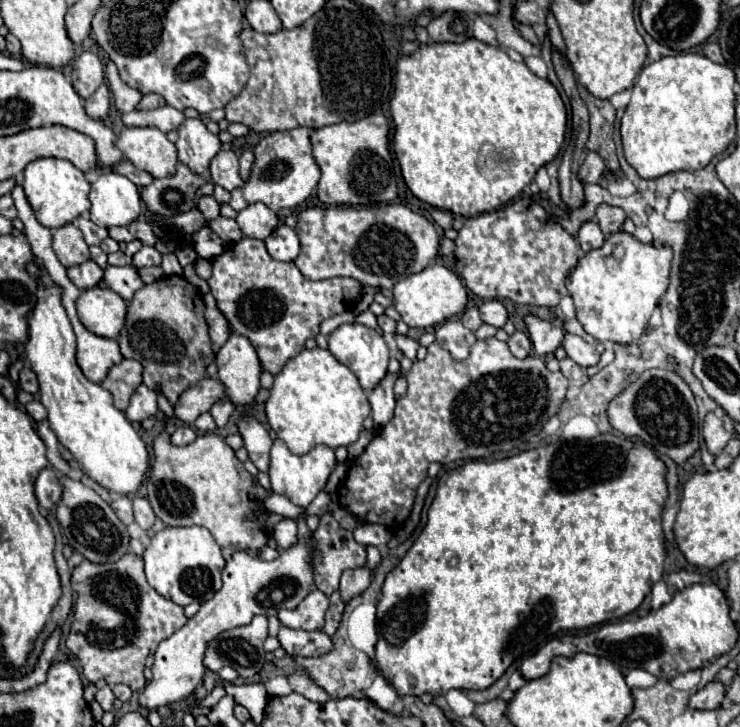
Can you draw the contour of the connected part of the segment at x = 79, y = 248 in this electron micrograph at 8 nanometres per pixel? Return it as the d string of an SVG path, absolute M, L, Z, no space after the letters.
M74 224L56 228L52 236L52 246L62 266L68 266L68 268L82 264L84 260L90 258L88 244L84 244L84 238L80 236L80 230Z

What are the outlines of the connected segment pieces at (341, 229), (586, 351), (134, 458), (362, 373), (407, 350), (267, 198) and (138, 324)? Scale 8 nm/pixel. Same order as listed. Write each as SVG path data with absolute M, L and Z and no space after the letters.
M380 204L372 208L308 208L298 214L296 234L300 238L300 256L294 264L308 280L326 280L334 276L350 276L360 280L364 286L380 290L392 290L392 286L416 272L422 272L438 254L438 234L424 216L412 212L402 204Z
M564 332L562 348L566 350L568 358L578 362L580 366L594 366L598 362L598 358L600 358L600 354L596 352L596 348L592 344L584 342L580 336L576 336L572 332Z
M30 260L26 272L38 282L36 304L26 316L30 328L26 356L38 376L40 402L48 410L48 422L60 444L72 452L92 480L110 492L134 494L148 472L146 444L126 416L114 408L112 394L100 384L88 380L76 364L76 336L62 306L62 288L54 282L44 282L46 268L38 260Z
M356 322L354 324L342 324L340 328L336 328L328 336L328 350L334 354L334 358L338 362L348 366L358 376L360 386L364 390L376 388L376 384L380 384L380 380L388 372L388 346L386 346L382 334L378 334L376 330L372 330L368 326L362 326Z
M396 336L396 344L404 352L404 356L408 356L412 362L416 360L416 352L418 352L418 346L420 346L416 340L412 340L408 336Z
M294 128L284 132L270 132L264 136L256 148L254 148L254 166L250 172L250 178L244 182L244 186L232 190L230 206L238 212L254 202L262 202L274 212L280 212L284 208L296 208L300 206L316 188L320 180L318 164L312 158L312 146L310 146L310 128Z
M168 276L146 284L128 304L118 346L124 358L132 358L144 366L144 384L150 388L162 384L168 402L174 404L188 386L206 376L208 364L214 362L202 294L182 276Z

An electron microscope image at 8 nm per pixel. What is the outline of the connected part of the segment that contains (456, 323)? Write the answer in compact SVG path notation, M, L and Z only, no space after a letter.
M448 320L436 328L436 342L446 352L450 352L456 362L464 362L476 342L476 336L468 332L468 328L460 324L460 320Z

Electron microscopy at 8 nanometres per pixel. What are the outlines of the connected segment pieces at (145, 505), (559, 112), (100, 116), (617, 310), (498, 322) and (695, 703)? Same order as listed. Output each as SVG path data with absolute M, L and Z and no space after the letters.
M132 496L132 502L134 502L134 520L140 524L140 528L148 530L154 524L154 518L156 518L150 502L142 496Z
M468 38L460 44L420 44L420 48L414 54L402 56L398 60L398 70L396 70L396 86L394 86L394 94L390 100L390 112L392 112L392 120L394 120L394 154L398 158L402 176L406 186L410 188L410 192L420 198L426 204L432 204L436 208L442 210L450 210L452 214L464 214L464 216L476 216L476 214L484 214L484 212L492 212L496 208L500 208L502 204L510 202L512 198L516 198L532 180L534 174L538 172L538 168L542 168L544 164L548 164L550 160L556 158L556 154L560 152L560 146L564 142L564 134L566 134L566 106L558 94L558 90L544 78L538 78L534 72L528 70L528 66L522 60L512 60L506 50L502 50L500 46L488 46L476 38Z
M102 84L90 98L86 98L84 102L84 110L90 118L104 122L110 114L110 90L106 84Z
M624 230L614 232L610 238L604 240L604 244L600 248L592 250L584 258L580 258L576 268L570 272L570 282L566 284L566 288L574 300L578 322L598 342L610 340L610 342L618 342L618 344L630 344L630 342L638 340L642 336L642 332L648 328L648 320L650 320L654 308L658 306L658 300L668 290L670 264L672 264L670 246L644 244Z
M488 300L488 302L484 302L484 304L480 306L480 316L482 316L482 320L484 320L486 324L490 324L490 326L494 326L494 328L502 328L502 326L506 324L506 320L508 320L508 312L506 312L504 304L498 302L498 300Z
M710 682L704 686L704 690L698 690L692 694L688 708L694 710L718 710L724 700L724 686L720 682Z

